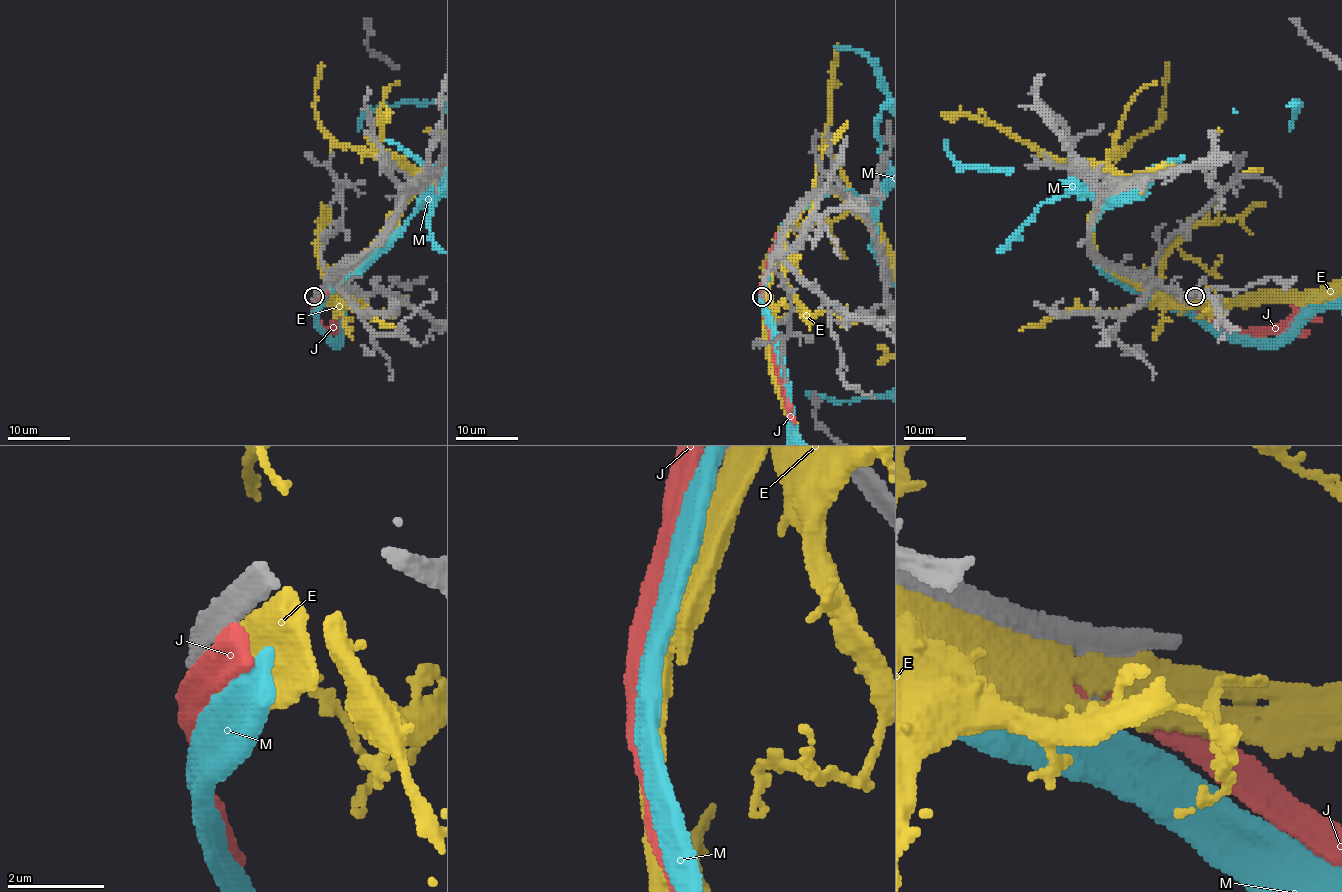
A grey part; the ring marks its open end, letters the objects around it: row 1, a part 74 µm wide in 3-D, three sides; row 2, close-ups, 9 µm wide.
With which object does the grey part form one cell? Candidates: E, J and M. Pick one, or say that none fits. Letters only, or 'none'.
none

